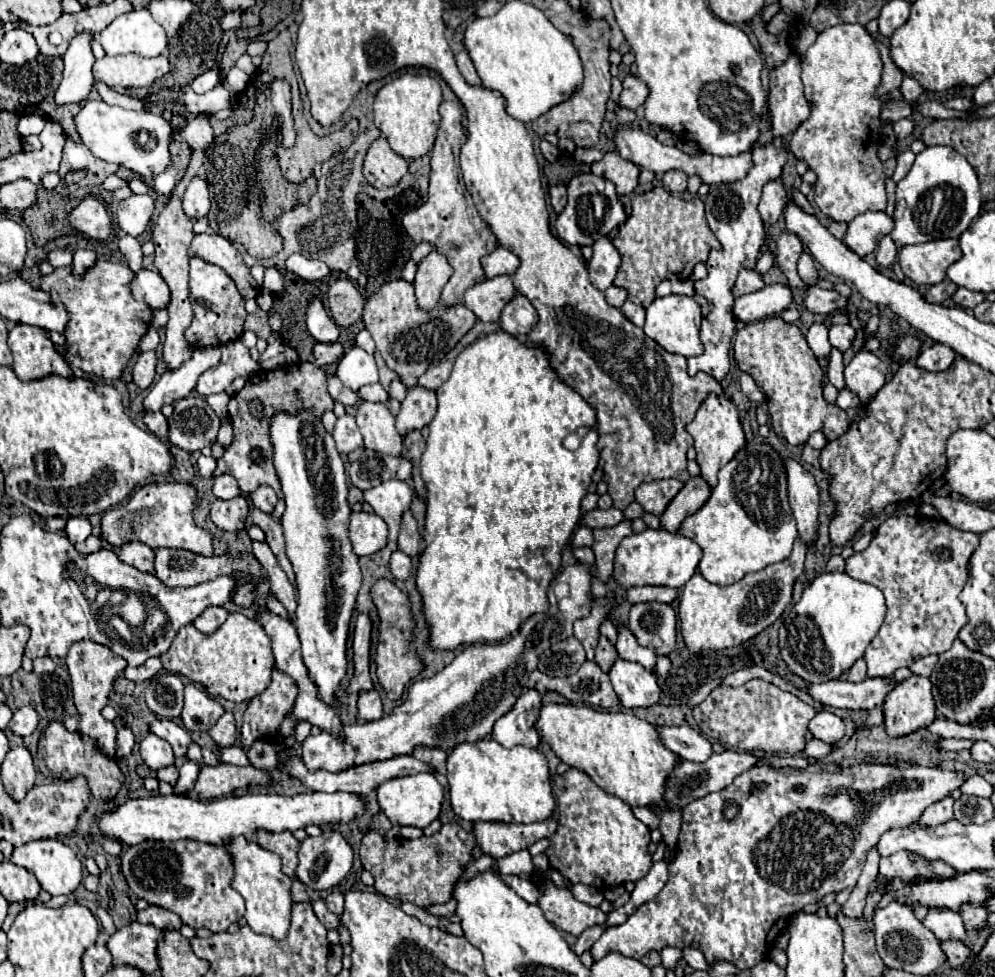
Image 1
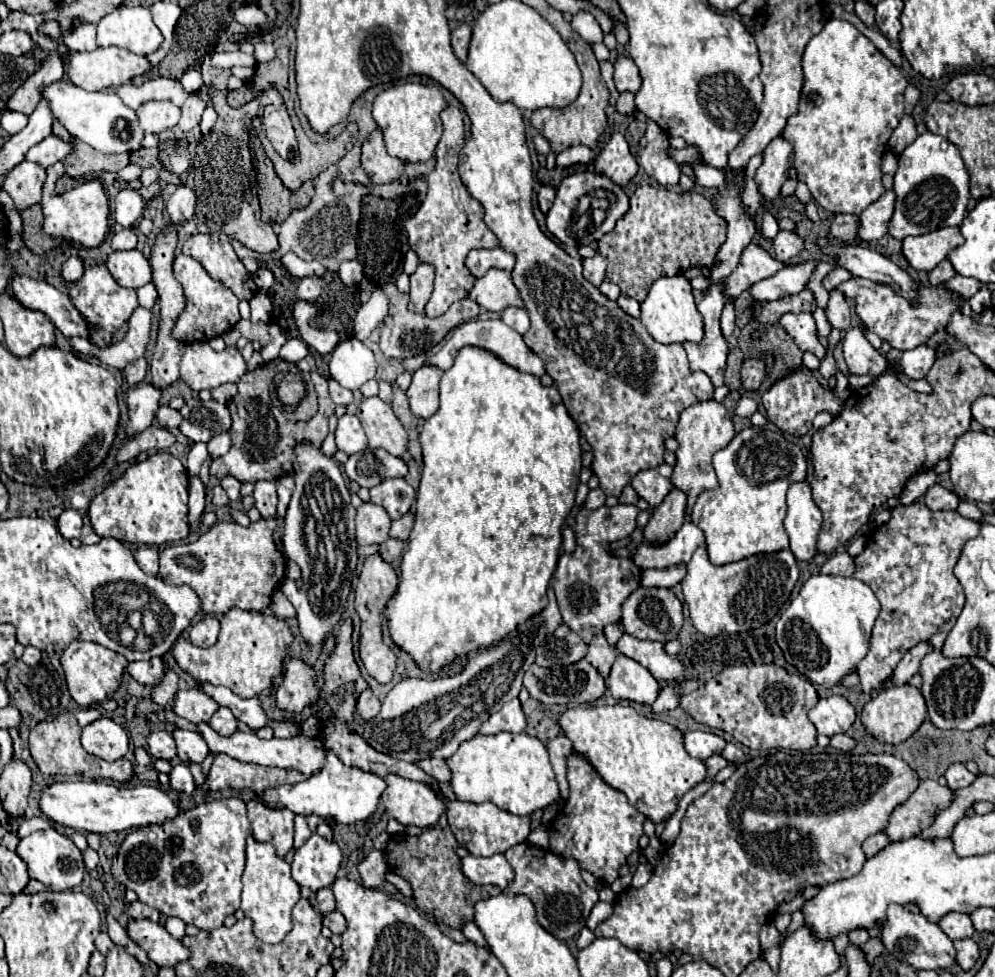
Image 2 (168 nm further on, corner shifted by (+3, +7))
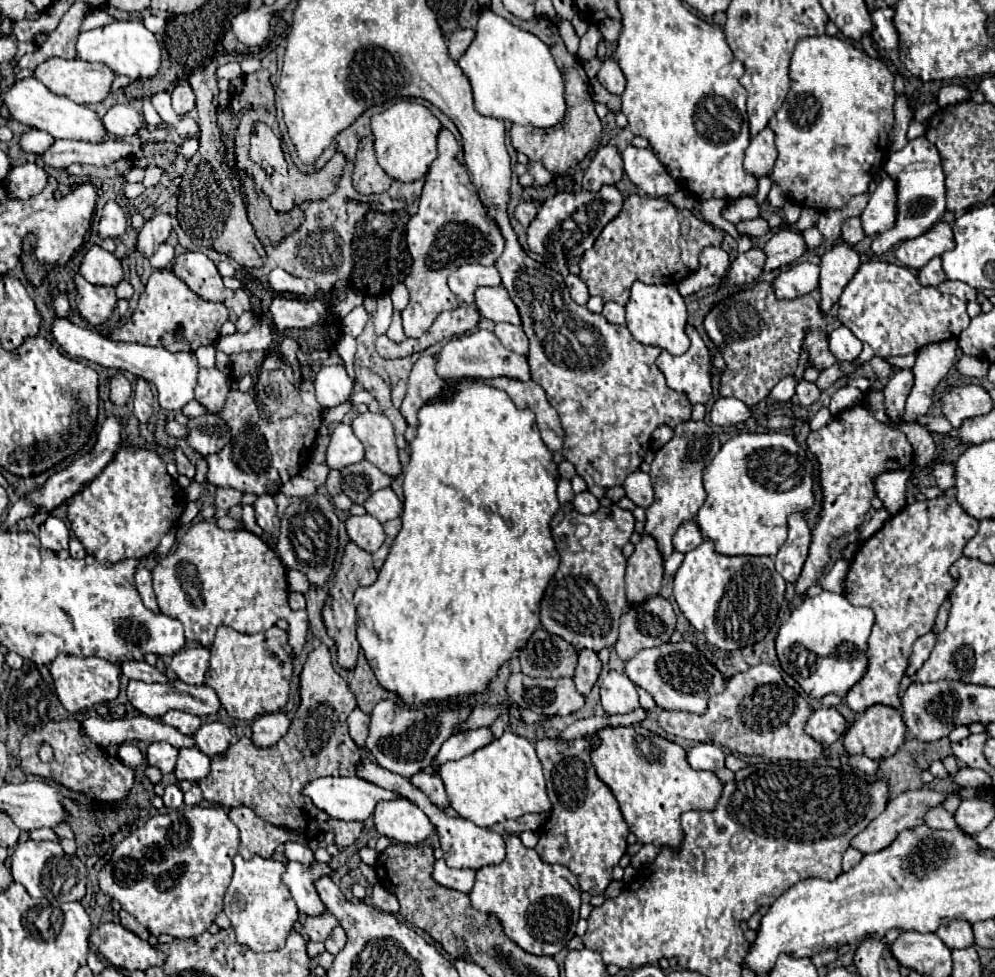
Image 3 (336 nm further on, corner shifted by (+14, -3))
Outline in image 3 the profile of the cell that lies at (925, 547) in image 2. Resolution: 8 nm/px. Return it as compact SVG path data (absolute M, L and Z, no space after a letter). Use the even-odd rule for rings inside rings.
M949 489L945 491L945 497L927 499L923 503L907 503L897 515L885 521L885 525L857 549L849 565L849 573L845 577L845 597L857 607L869 607L875 613L875 625L867 641L867 671L849 689L845 697L855 713L863 713L875 703L899 707L897 691L905 675L905 663L909 661L911 647L921 635L927 635L933 629L937 611L953 589L953 579L949 579L949 567L961 557L963 547L977 533L977 525L979 521L969 517L955 501L955 489Z

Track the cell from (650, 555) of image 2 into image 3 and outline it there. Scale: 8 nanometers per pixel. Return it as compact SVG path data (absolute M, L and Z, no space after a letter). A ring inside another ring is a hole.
M693 521L683 523L683 525L677 529L675 537L673 537L673 549L679 551L679 553L683 553L683 555L689 553L689 551L693 551L693 549L699 547L701 543L703 543L703 535L701 535L699 527L697 527Z

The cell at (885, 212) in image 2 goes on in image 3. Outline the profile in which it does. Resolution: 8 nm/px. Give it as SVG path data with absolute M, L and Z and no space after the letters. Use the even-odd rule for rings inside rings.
M885 177L879 187L875 189L875 193L871 195L865 211L861 213L861 223L863 223L863 231L867 237L879 235L883 231L887 231L889 227L893 227L895 223L895 183L891 177Z

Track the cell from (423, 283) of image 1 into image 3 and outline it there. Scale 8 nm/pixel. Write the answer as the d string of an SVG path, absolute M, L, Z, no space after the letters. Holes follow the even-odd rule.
M399 311L393 313L393 321L391 321L391 327L389 327L389 331L387 331L387 337L393 339L395 343L399 343L399 341L405 339L403 325L401 325L401 313L399 313Z

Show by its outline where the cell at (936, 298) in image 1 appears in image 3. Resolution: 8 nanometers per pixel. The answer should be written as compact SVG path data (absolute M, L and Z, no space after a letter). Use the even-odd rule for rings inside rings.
M935 257L931 259L921 271L919 271L919 283L923 287L937 287L939 283L945 281L945 273L941 269L941 259Z

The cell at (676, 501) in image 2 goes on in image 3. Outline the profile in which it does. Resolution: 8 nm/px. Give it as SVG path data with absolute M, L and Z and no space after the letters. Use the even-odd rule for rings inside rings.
M641 535L627 565L627 599L631 603L643 603L653 597L663 581L663 555L657 541L651 535Z

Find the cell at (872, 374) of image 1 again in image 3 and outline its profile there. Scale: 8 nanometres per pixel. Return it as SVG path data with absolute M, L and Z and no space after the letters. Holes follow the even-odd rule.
M839 327L829 335L829 349L841 363L853 363L861 353L861 341L847 329Z

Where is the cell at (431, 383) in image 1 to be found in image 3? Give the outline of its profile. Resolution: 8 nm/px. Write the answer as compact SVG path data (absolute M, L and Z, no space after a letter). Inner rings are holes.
M479 329L475 333L467 333L459 339L451 339L449 343L445 343L441 351L435 355L435 373L439 377L509 377L517 381L529 381L529 363L523 355L505 349L495 333Z

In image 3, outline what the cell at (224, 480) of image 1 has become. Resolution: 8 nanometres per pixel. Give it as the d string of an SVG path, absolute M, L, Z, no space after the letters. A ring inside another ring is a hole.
M217 489L217 493L215 493L215 507L217 509L229 509L229 507L233 507L233 505L239 505L239 501L241 501L241 493L239 491L233 491L233 489Z

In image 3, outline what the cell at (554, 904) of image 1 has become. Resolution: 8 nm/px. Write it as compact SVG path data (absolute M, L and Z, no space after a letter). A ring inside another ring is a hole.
M517 835L505 837L507 857L499 865L481 867L473 891L469 891L471 903L477 911L495 915L505 935L531 955L557 955L571 937L579 921L581 889L577 877L563 865L551 865L541 861L535 849L523 847Z

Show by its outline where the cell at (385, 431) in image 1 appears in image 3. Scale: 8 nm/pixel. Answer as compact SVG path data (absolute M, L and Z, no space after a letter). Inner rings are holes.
M359 413L351 423L357 439L365 447L365 459L383 473L395 477L401 473L399 453L395 445L395 431L383 413Z

